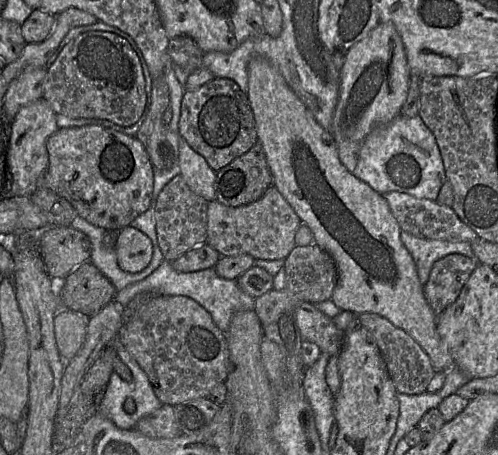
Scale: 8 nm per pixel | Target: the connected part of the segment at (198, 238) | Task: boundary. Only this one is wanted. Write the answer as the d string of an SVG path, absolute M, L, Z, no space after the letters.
M180 175L163 187L153 207L156 238L166 261L173 262L187 251L206 243L208 202L193 193Z

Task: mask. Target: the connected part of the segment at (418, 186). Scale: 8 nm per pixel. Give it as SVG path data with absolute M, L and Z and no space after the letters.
M400 114L390 123L375 127L365 137L352 173L380 194L397 191L432 201L447 180L435 136L419 115L410 118Z

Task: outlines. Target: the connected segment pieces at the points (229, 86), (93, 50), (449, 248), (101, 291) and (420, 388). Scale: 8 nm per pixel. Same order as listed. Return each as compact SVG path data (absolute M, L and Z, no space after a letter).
M214 78L199 88L185 90L181 101L179 135L201 155L214 172L219 171L257 143L253 112L247 94L232 80Z
M89 31L68 42L47 69L42 98L56 114L94 118L122 127L135 124L146 105L145 77L140 59L120 35Z
M404 231L401 232L400 239L415 262L417 274L422 284L427 282L433 264L446 255L459 253L477 259L471 243L468 242L420 238Z
M91 262L73 270L58 286L61 307L88 318L114 301L116 289Z
M362 313L358 317L359 323L370 332L376 341L397 392L408 395L424 393L435 374L435 370L422 347L405 331L376 313Z

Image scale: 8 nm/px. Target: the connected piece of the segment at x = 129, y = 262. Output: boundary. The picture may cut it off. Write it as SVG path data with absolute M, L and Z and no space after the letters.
M131 226L115 234L117 264L127 273L139 273L150 263L153 254L151 240Z

